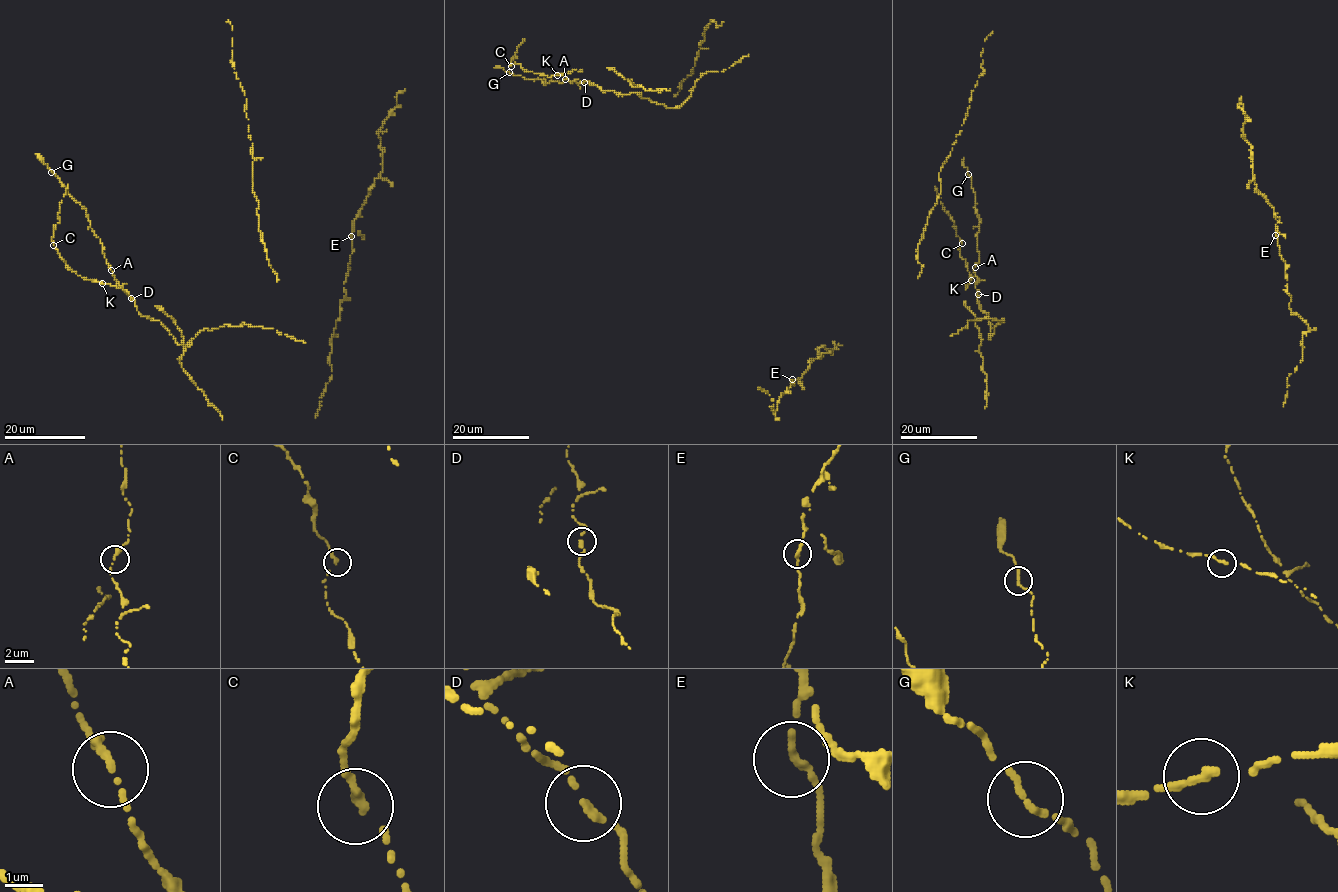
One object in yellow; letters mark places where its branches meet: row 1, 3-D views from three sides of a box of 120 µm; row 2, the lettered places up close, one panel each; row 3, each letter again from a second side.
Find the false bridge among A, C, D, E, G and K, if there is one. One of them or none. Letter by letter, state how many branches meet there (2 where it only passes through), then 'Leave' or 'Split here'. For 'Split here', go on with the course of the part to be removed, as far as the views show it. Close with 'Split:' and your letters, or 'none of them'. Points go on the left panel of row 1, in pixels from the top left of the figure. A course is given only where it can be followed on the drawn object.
A: Branches: 2. Leave
C: Branches: 2. Leave
D: Branches: 2. Leave
E: Branches: 2. Leave
G: Branches: 2. Leave
K: Branches: 2. Leave
Split: none of them

